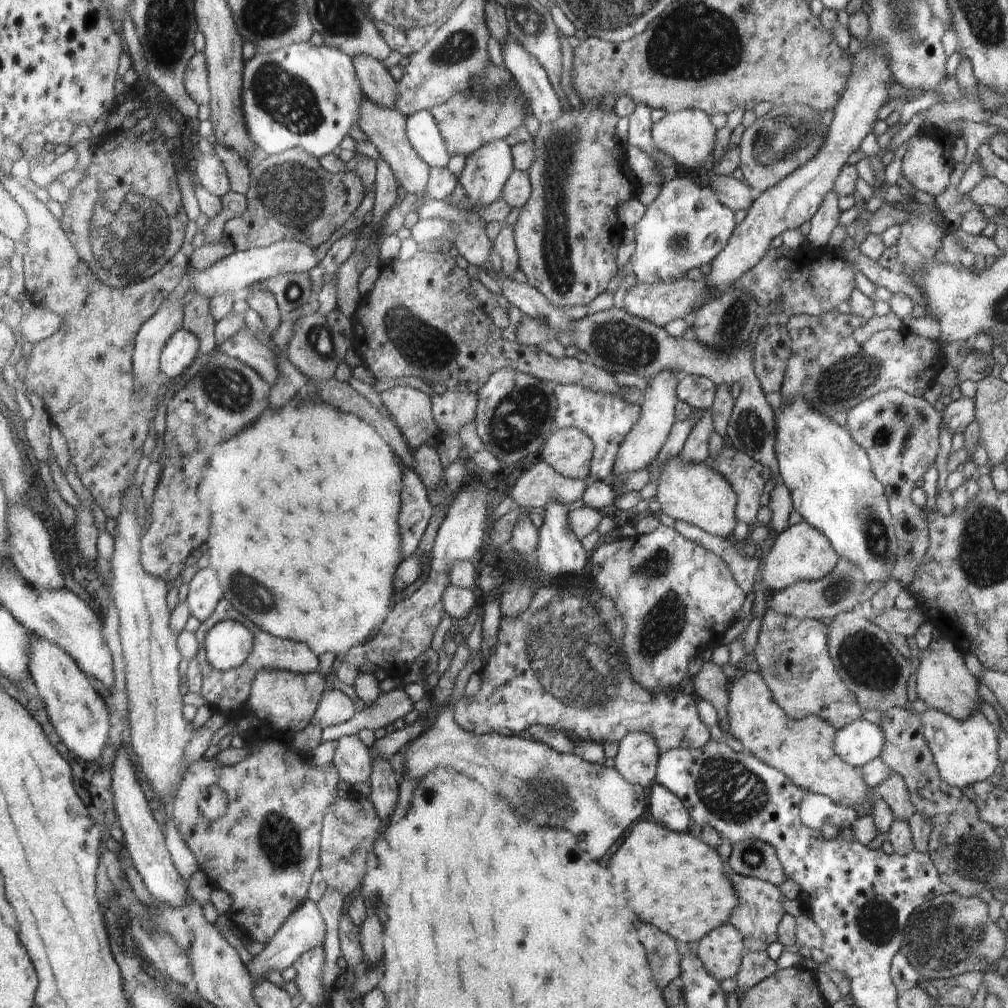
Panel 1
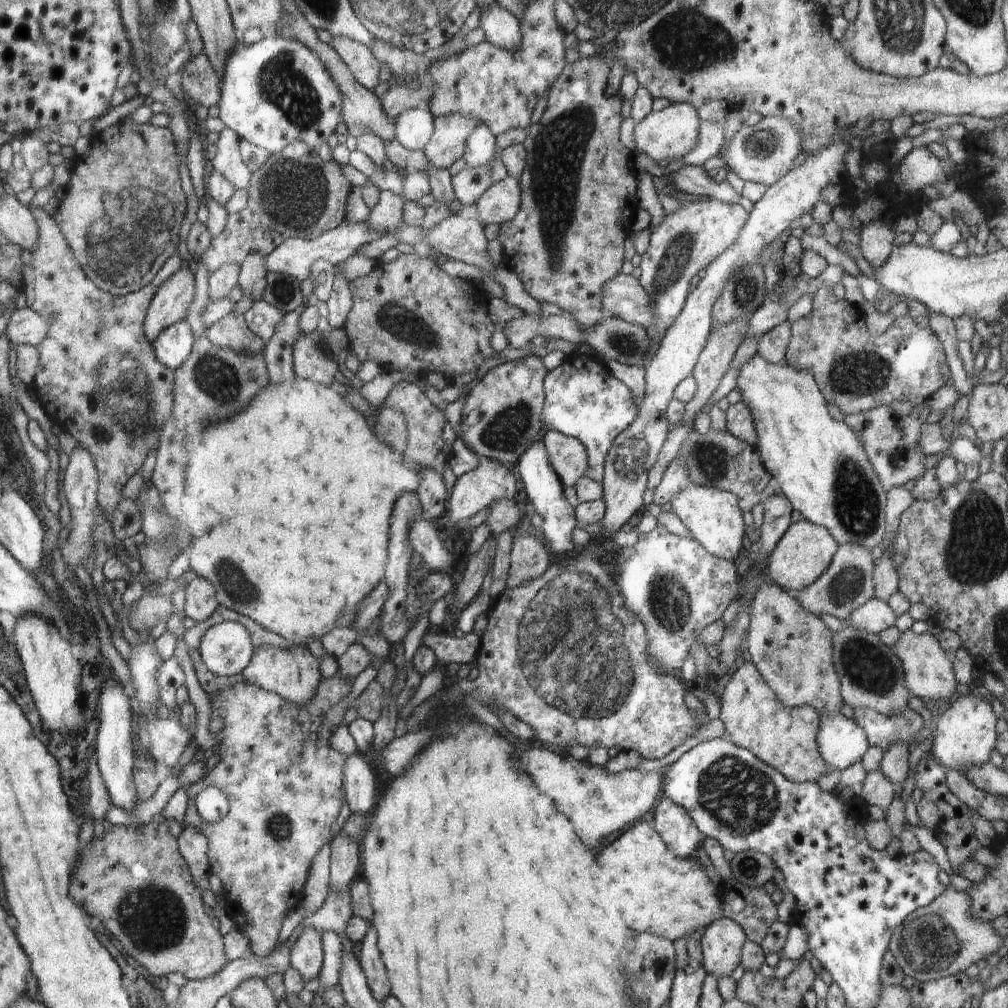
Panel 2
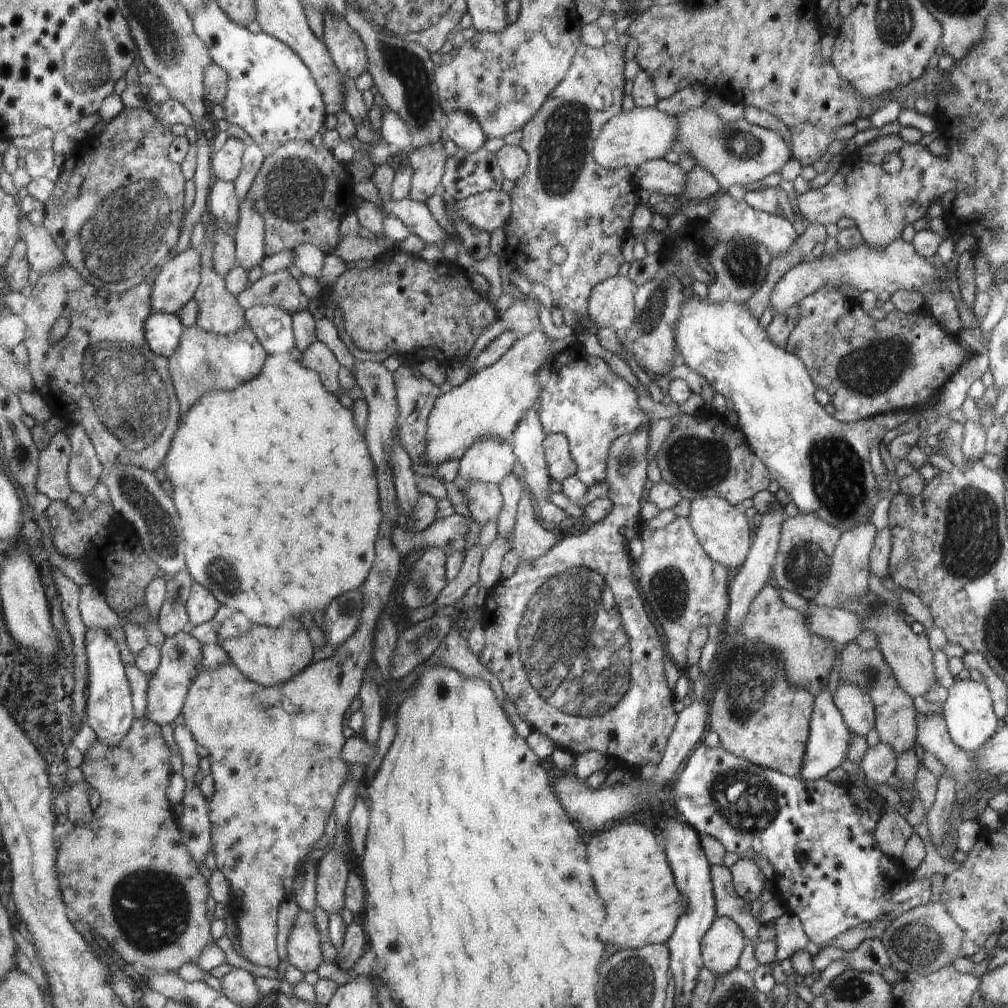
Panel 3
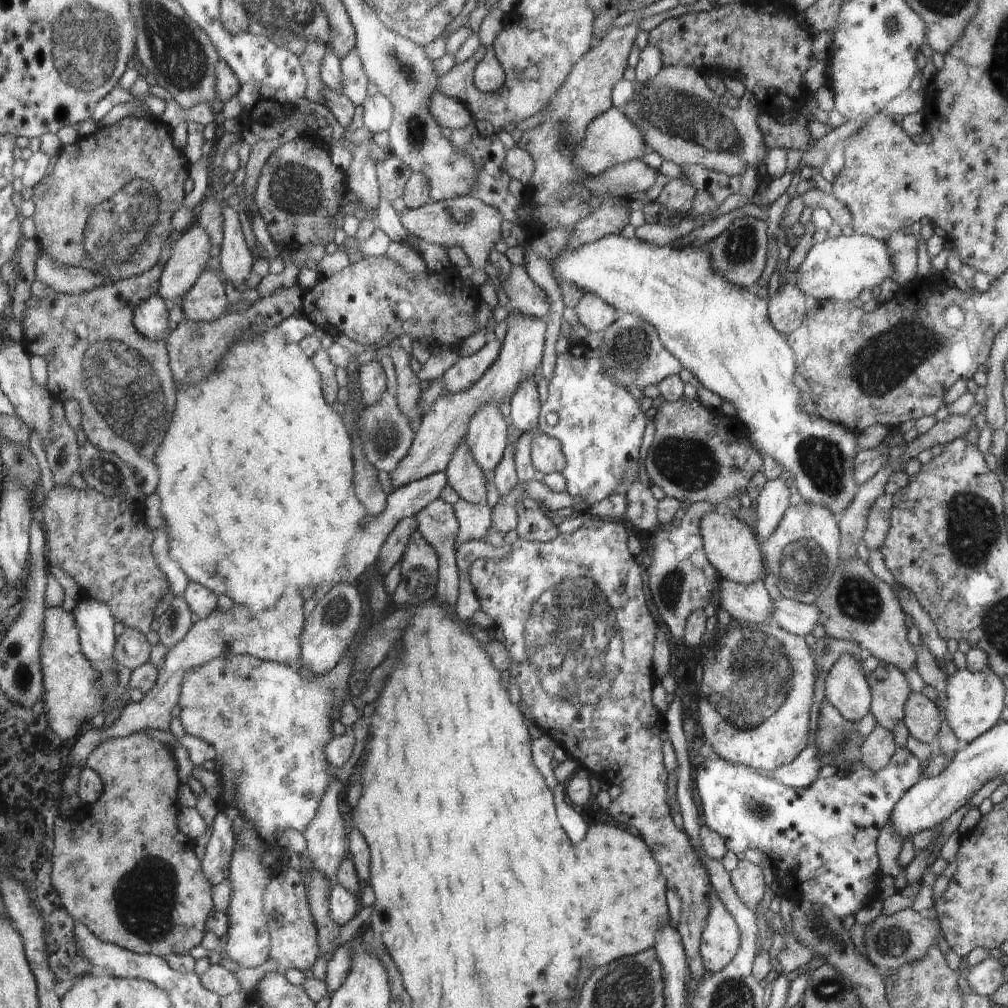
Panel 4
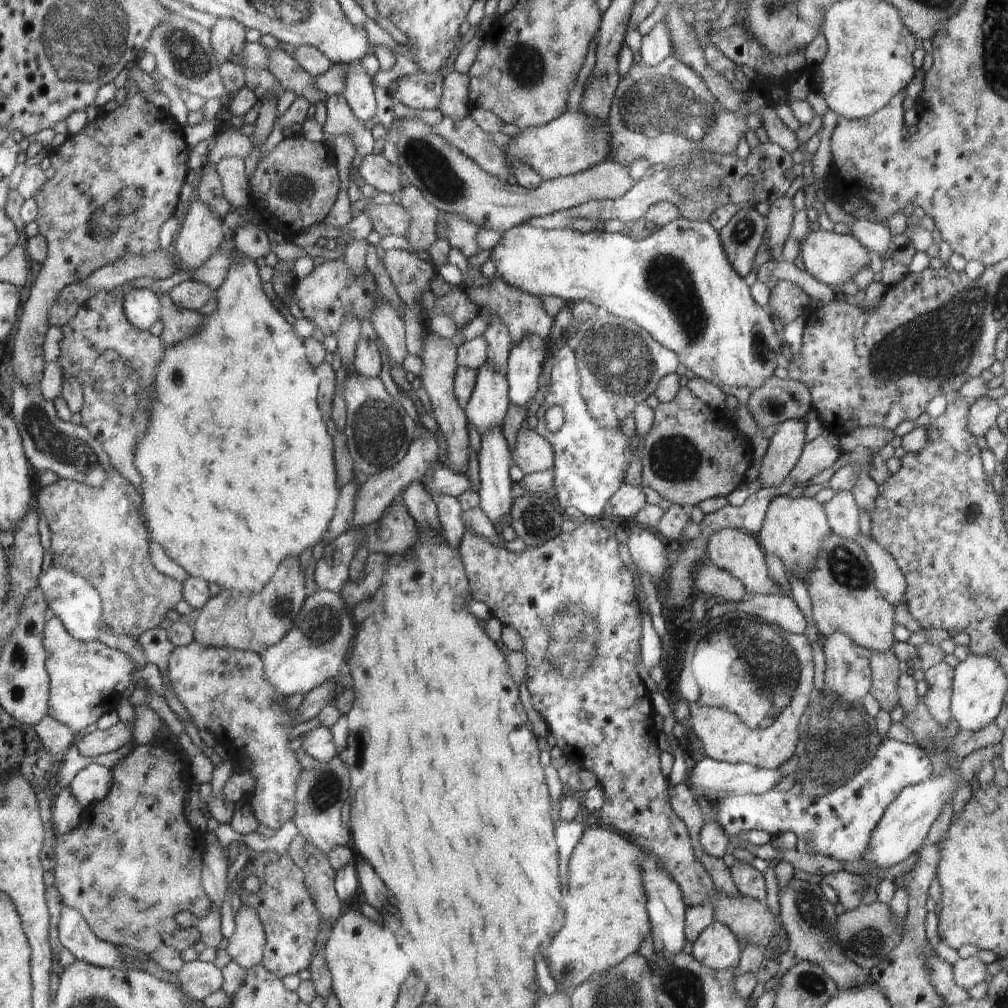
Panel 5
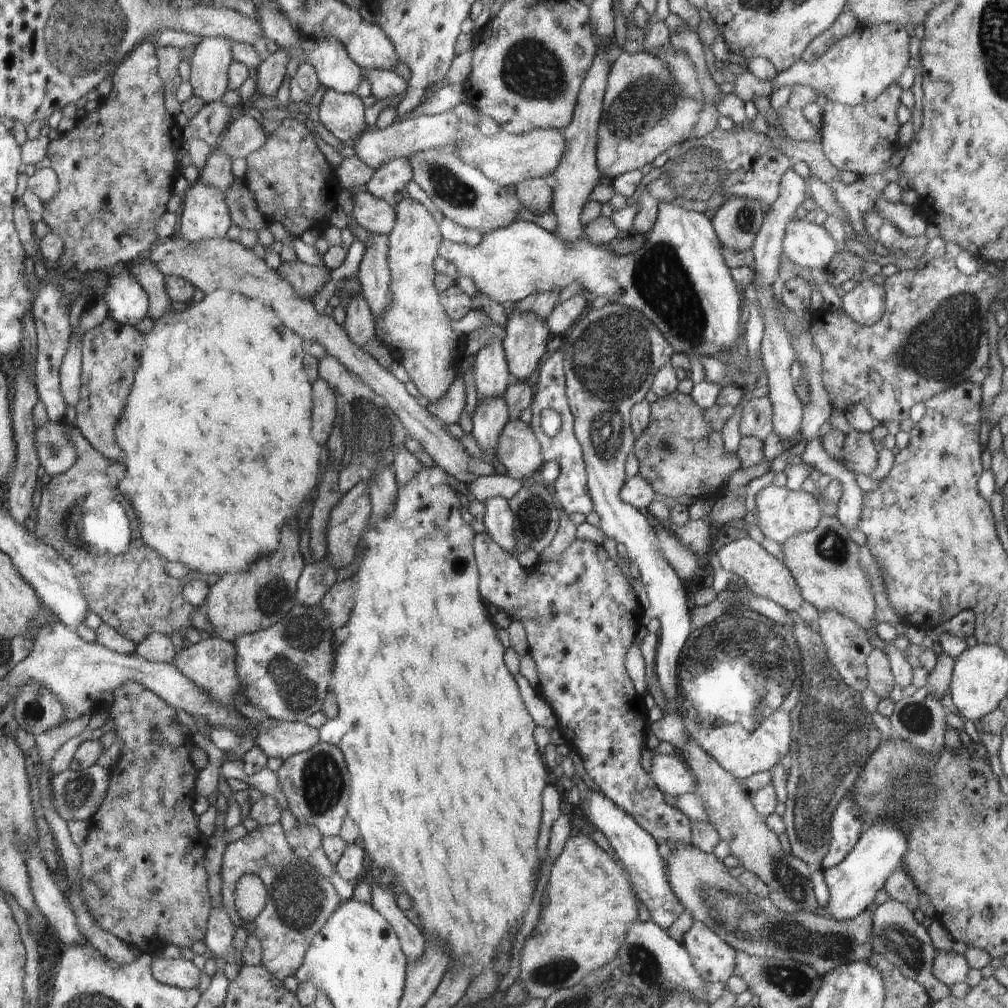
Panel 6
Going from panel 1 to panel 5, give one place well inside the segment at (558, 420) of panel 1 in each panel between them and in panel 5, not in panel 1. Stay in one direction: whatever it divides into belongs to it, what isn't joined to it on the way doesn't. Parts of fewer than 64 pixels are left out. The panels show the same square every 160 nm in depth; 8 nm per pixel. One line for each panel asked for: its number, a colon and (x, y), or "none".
2: (583, 400)
3: (583, 399)
4: (600, 427)
5: (589, 460)

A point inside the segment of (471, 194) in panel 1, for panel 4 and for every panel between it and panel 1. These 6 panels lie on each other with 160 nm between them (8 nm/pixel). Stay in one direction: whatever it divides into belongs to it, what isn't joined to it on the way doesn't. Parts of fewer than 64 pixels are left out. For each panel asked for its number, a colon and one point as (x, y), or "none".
2: (480, 151)
3: (464, 130)
4: (450, 113)

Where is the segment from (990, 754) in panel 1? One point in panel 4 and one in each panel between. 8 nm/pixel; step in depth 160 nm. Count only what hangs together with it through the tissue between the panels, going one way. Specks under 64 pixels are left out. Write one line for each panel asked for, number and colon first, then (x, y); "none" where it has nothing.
2: (964, 735)
3: (967, 711)
4: (974, 700)

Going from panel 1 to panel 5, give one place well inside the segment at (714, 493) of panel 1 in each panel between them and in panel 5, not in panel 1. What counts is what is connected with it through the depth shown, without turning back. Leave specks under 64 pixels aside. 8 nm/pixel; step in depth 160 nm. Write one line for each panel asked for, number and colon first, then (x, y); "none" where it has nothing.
2: (712, 515)
3: (723, 532)
4: (730, 546)
5: (734, 550)

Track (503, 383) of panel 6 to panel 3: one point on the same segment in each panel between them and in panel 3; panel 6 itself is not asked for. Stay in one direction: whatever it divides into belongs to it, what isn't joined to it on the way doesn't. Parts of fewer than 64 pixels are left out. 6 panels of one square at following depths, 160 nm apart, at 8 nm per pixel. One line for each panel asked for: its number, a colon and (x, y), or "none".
3: (489, 460)
4: (486, 439)
5: (487, 408)

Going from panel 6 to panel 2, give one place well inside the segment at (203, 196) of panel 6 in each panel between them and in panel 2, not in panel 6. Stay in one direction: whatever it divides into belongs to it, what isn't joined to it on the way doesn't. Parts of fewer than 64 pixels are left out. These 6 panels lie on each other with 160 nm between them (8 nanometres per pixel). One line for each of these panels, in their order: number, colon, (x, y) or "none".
2: (171, 305)
3: (178, 281)
4: (191, 256)
5: (203, 231)

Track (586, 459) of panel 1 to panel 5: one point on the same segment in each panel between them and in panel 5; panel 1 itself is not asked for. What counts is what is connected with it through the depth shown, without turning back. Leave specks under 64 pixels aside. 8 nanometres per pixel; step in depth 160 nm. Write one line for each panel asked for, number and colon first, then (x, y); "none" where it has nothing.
2: (567, 455)
3: (560, 463)
4: (547, 457)
5: (533, 453)

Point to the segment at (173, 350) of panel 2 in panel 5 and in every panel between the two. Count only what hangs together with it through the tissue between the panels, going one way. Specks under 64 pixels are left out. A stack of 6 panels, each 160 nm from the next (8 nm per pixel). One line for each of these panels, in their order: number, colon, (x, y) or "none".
3: (164, 330)
4: (152, 318)
5: (144, 307)

